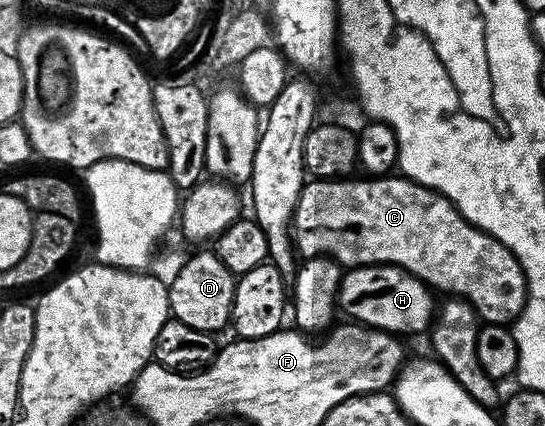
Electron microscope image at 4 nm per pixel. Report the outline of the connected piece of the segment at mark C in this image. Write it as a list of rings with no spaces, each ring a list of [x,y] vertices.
[[[405,176],[361,177],[353,180],[310,180],[303,185],[292,221],[293,248],[303,259],[325,256],[342,268],[384,266],[401,260],[411,274],[422,276],[429,262],[446,257],[443,284],[454,285],[453,293],[469,302],[487,323],[498,324],[506,320],[502,318],[511,317],[510,306],[506,302],[511,302],[515,308],[525,303],[526,278],[516,256],[507,246],[500,244],[500,240],[471,224],[445,193],[421,186]]]

